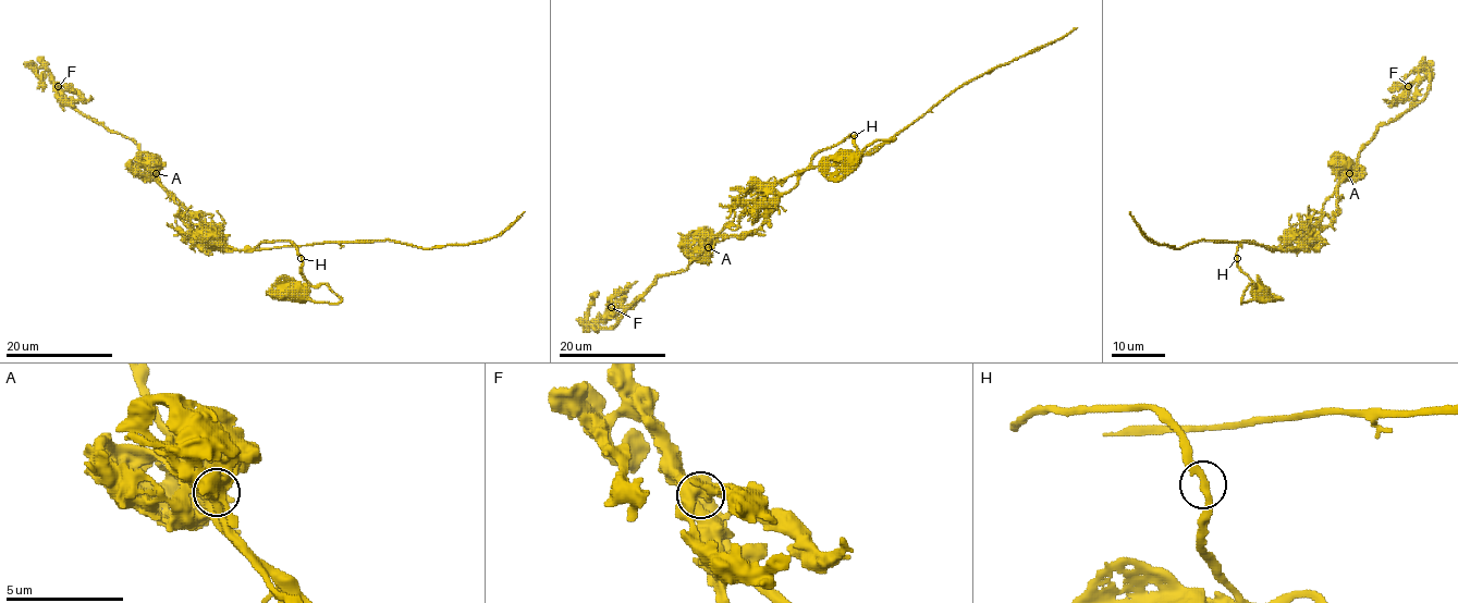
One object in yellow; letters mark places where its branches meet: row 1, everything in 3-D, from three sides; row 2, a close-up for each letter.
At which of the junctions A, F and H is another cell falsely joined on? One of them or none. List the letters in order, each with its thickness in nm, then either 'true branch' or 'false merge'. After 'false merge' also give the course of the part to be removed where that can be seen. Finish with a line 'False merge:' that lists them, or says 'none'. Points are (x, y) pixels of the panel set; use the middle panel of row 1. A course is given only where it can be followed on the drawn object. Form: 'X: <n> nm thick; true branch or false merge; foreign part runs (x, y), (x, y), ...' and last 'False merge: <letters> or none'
A: 500 nm thick; false merge; foreign part runs (709, 247), (712, 235), (709, 235), (732, 221), (737, 224), (775, 183), (866, 155), (976, 78), (1077, 28)
F: 480 nm thick; true branch
H: 280 nm thick; true branch
False merge: A

